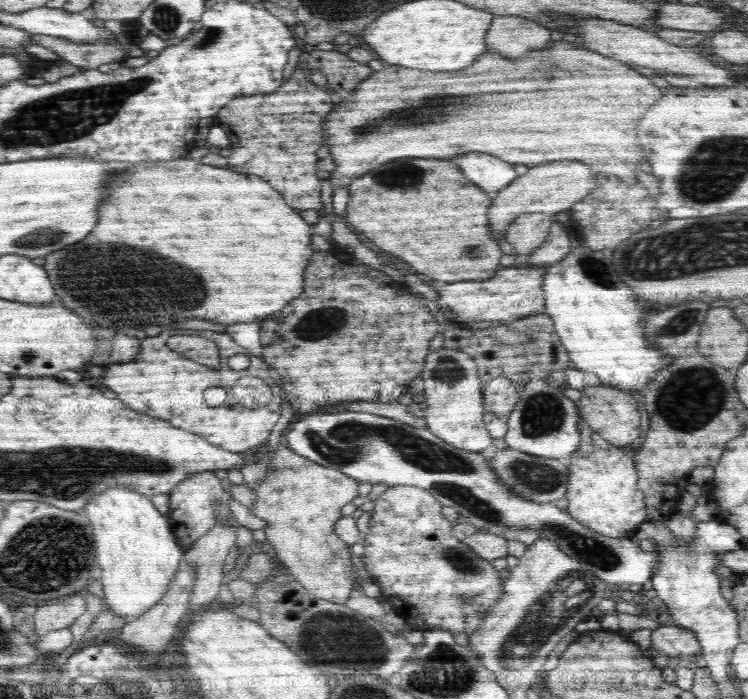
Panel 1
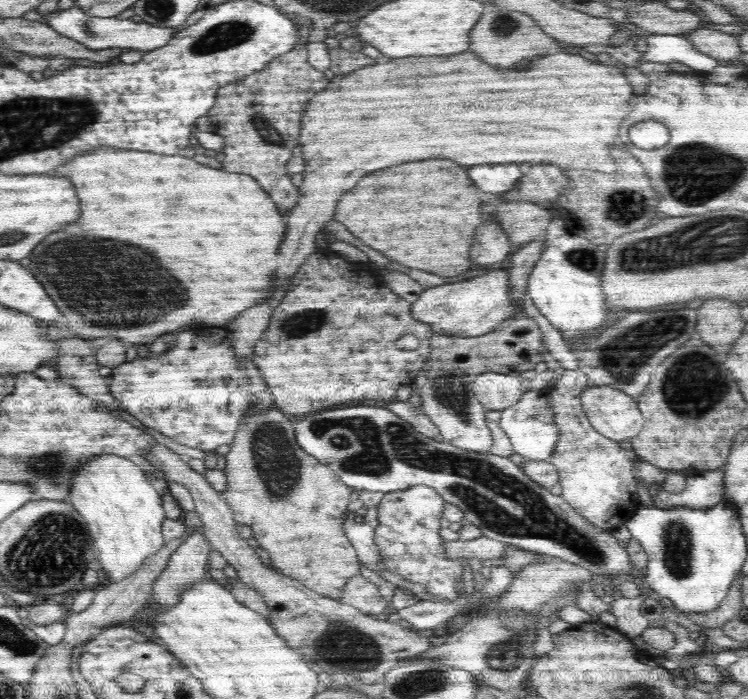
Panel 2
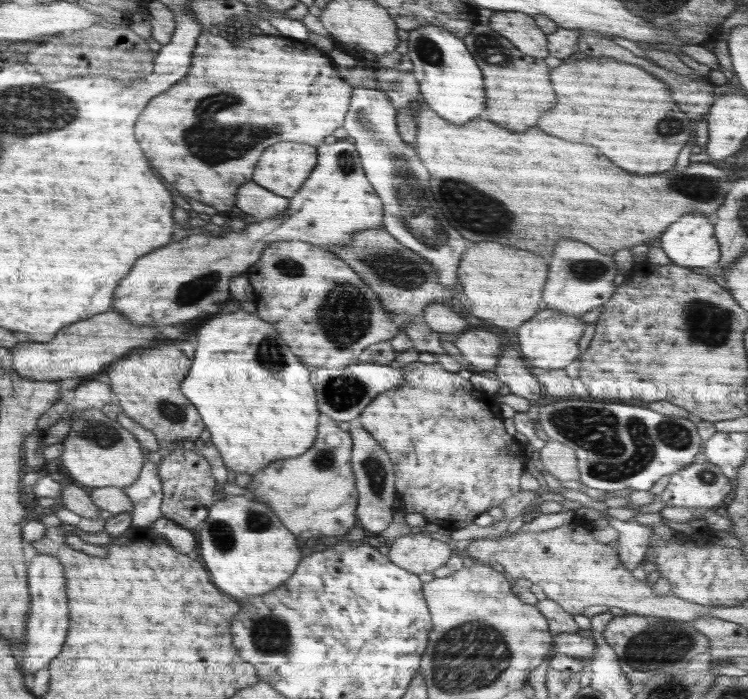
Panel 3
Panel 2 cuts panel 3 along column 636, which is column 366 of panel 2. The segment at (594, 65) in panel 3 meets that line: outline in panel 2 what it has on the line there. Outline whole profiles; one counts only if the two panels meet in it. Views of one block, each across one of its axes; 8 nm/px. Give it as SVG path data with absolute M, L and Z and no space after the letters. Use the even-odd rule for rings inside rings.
M470 51L452 58L384 58L380 62L382 64L360 68L348 76L334 75L328 88L314 96L306 104L308 110L302 112L302 144L299 145L300 150L304 148L303 159L308 166L297 178L298 204L285 215L288 234L280 248L282 264L276 272L278 286L282 286L286 278L292 278L306 257L318 250L316 236L324 230L326 222L334 219L342 194L356 186L368 172L426 158L450 158L462 166L529 162L531 165L555 164L561 169L594 168L606 174L616 172L616 162L610 158L608 146L618 142L620 124L634 108L632 98L637 98L624 70L566 53L544 55L540 64L536 63L530 70L495 68Z

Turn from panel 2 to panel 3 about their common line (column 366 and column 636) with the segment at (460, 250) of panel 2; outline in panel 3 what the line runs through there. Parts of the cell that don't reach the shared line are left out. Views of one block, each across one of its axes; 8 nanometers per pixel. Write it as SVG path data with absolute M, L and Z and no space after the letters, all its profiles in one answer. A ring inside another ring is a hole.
M428 106L418 110L416 120L416 150L432 176L430 190L448 222L473 243L498 242L550 256L560 238L576 238L608 254L608 250L631 249L636 244L660 238L662 230L680 220L682 214L696 212L713 216L732 188L728 174L706 162L691 162L681 171L674 169L664 174L636 176L614 166L594 146L564 142L538 128L516 134L480 118L456 126L436 116Z

